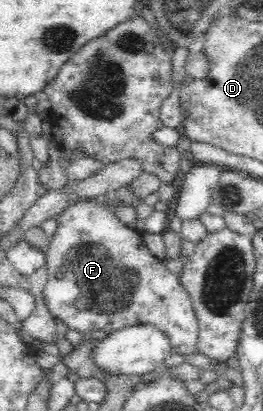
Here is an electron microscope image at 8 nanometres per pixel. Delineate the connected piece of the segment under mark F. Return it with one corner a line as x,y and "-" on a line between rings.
76,198
74,201
54,218
57,228
49,237
45,257
48,276
44,287
45,304
49,312
68,328
80,333
91,333
93,330
111,333
126,326
152,325
170,338
173,353
194,354
199,337
197,316
189,294
168,269
166,262
156,258
144,244
141,233
120,222
100,199

